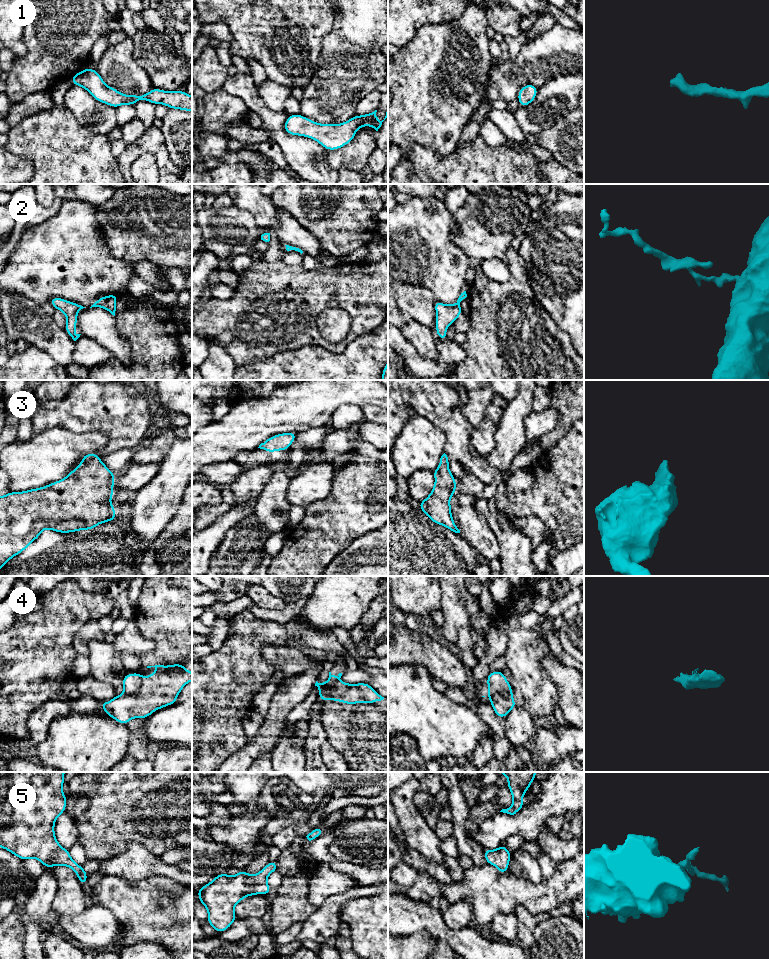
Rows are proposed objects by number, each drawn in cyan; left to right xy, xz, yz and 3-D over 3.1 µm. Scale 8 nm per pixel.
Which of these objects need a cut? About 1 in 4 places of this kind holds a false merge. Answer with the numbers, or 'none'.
4

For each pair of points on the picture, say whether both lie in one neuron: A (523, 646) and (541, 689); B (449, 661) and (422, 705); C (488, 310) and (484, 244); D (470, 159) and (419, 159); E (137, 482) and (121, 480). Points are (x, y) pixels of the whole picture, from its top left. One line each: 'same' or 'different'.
A: same
B: different
C: different
D: same
E: same

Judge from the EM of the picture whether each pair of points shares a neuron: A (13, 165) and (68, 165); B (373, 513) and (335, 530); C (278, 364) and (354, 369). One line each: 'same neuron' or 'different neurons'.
A: different neurons
B: same neuron
C: same neuron

